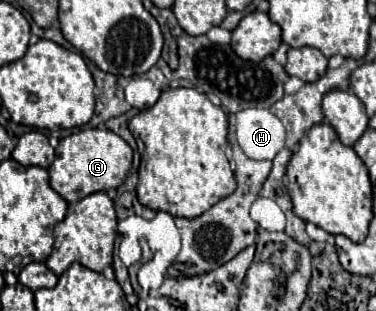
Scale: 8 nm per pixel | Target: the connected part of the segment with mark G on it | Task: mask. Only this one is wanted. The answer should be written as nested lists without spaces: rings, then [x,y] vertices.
[[[99,127],[81,129],[79,133],[61,139],[59,147],[55,149],[55,161],[49,167],[49,181],[51,187],[67,203],[75,203],[91,193],[117,189],[131,171],[131,163],[133,163],[133,151],[119,135]]]

